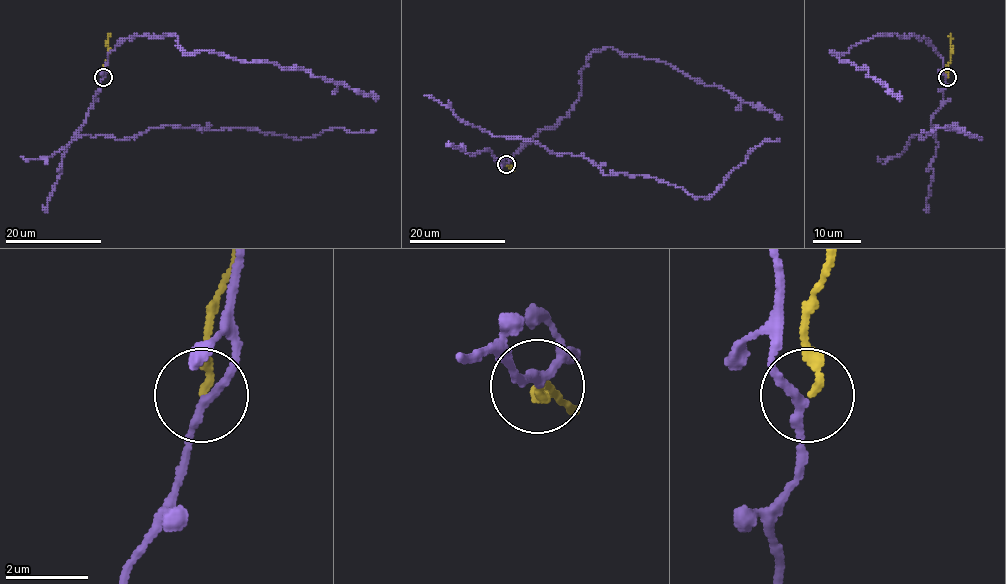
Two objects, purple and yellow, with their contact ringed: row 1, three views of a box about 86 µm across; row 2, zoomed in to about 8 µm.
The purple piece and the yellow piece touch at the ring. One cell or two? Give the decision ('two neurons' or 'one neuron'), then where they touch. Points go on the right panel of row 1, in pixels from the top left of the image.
two neurons; place (947, 77)

